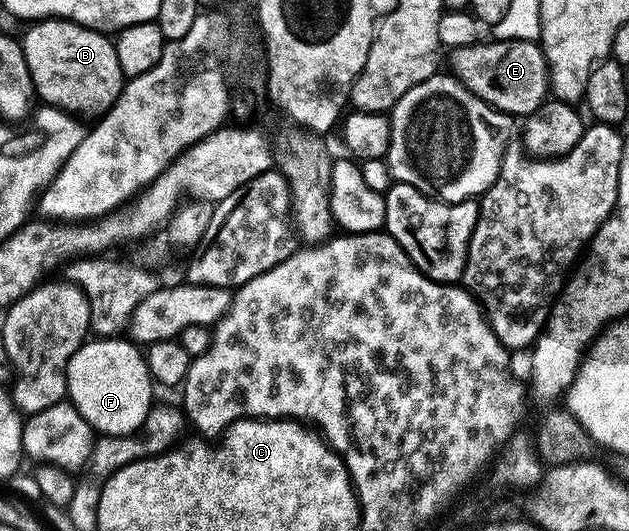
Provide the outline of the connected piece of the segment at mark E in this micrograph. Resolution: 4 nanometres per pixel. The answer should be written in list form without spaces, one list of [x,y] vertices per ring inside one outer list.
[[[496,39],[481,41],[465,47],[451,48],[446,63],[449,63],[450,74],[470,93],[486,101],[499,111],[505,111],[513,117],[532,115],[549,98],[548,62],[539,42],[522,41],[521,39]]]

